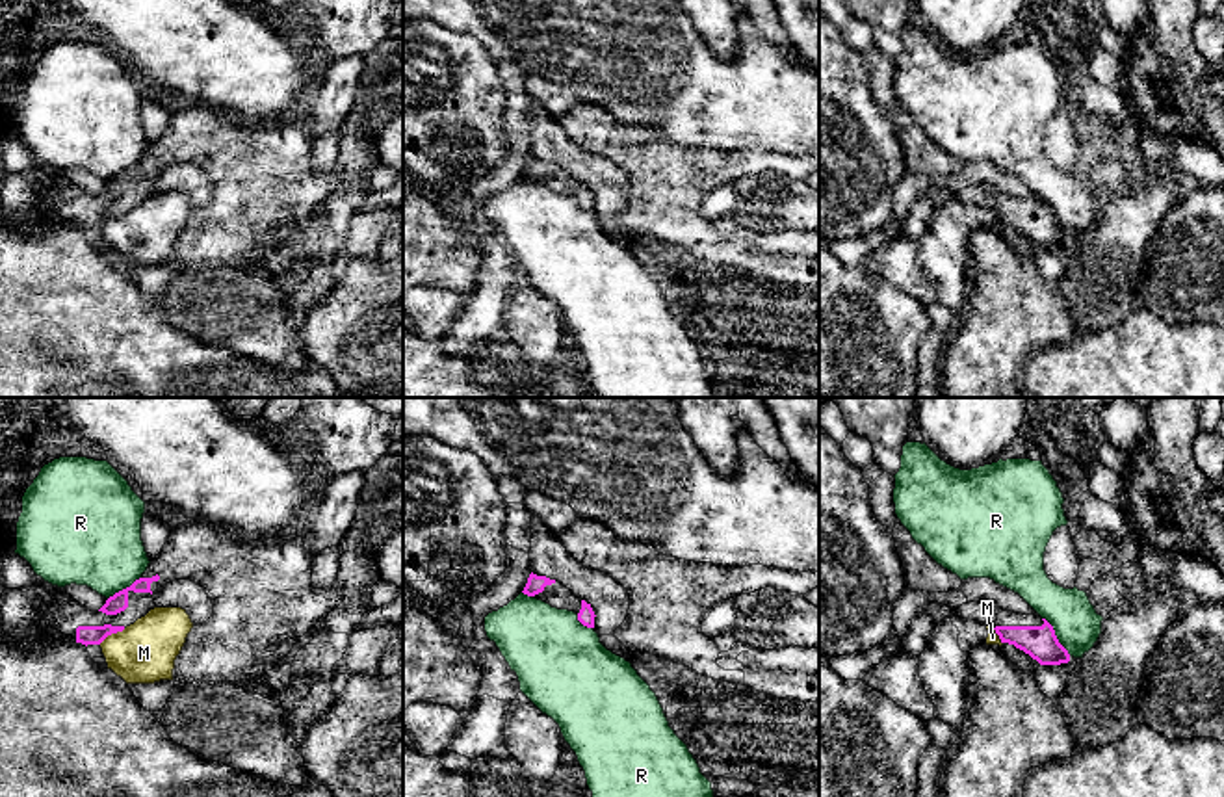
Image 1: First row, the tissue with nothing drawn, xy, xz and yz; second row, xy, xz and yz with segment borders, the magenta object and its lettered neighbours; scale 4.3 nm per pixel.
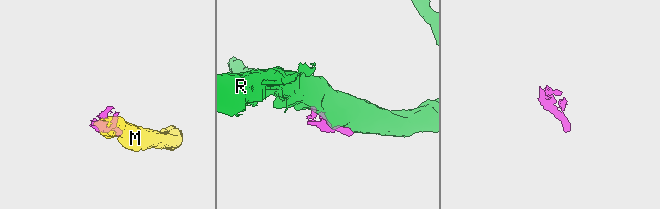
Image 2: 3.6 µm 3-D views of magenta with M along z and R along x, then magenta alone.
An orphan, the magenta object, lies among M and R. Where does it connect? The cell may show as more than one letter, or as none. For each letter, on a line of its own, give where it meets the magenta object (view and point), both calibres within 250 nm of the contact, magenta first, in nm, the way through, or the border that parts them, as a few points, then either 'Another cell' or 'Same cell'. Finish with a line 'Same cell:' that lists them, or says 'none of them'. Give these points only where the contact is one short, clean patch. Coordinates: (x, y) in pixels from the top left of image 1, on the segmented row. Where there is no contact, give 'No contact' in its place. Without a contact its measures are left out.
M: Touches magenta at xy (112, 632). Thickness 80 nm (magenta) against 280 nm. Another cell
R: Touches magenta at yz (1055, 636). Thickness 150 nm (magenta) against 200 nm. Another cell
Same cell: none of them

